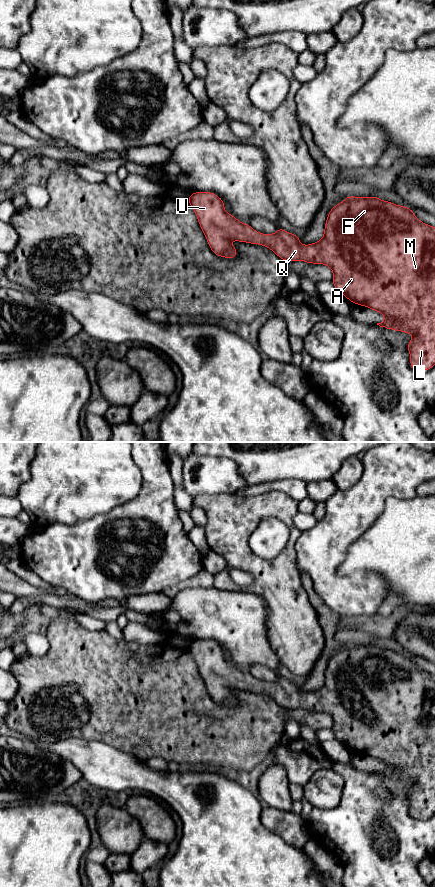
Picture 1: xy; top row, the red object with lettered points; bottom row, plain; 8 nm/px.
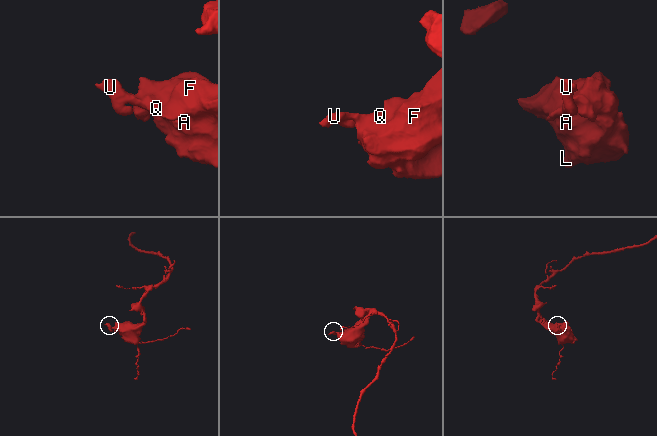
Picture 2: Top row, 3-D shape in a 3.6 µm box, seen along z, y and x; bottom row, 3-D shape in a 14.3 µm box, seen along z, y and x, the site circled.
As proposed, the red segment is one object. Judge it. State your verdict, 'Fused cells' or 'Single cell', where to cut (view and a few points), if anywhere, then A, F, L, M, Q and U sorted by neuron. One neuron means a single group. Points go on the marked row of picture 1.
Single cell. No split. Groups: A F L M Q U

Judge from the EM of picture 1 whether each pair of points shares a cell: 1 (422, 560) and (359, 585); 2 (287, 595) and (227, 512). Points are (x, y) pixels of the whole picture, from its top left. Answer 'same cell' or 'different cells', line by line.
1: different cells
2: same cell

